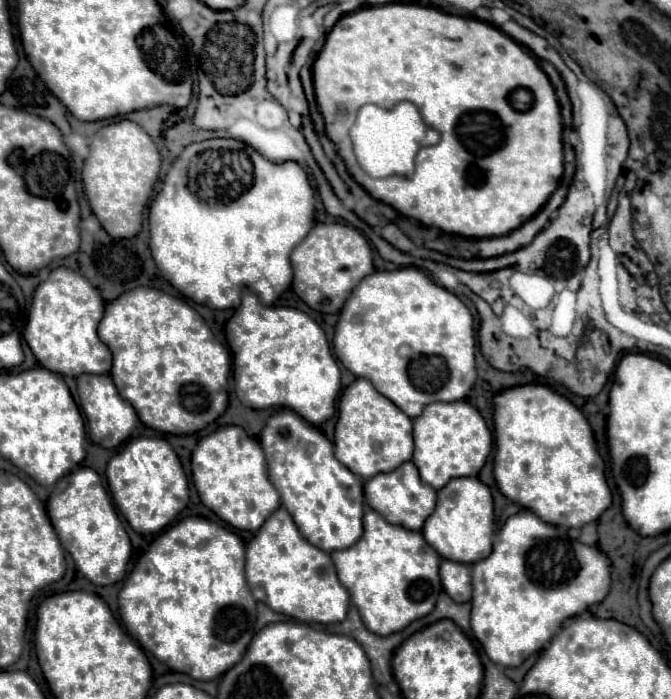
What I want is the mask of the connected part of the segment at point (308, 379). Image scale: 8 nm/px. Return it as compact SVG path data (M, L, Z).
M243 292L241 306L225 324L225 336L233 352L235 394L245 406L255 410L276 406L291 408L311 424L321 424L335 414L335 402L341 392L341 372L331 354L325 332L305 312L285 306L265 306L253 292Z

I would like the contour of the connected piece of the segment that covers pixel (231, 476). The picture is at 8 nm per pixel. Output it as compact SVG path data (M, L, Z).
M223 426L201 438L191 454L191 474L201 502L237 530L255 532L279 508L279 494L267 478L263 450L239 426Z

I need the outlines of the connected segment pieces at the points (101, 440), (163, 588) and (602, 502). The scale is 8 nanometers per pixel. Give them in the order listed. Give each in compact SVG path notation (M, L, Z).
M81 374L77 378L77 396L95 444L103 448L117 448L121 442L127 440L133 426L137 424L137 414L133 406L127 404L119 396L119 392L115 392L115 384L109 374Z
M187 516L163 530L137 560L119 592L119 616L129 634L157 660L195 680L215 680L237 664L255 634L257 604L245 580L245 544L229 528L201 516Z
M521 384L497 392L493 398L493 408L493 476L505 498L535 512L543 522L561 528L581 528L591 524L611 506L611 492L607 490L605 482L603 458L597 452L587 418L575 404L545 384Z

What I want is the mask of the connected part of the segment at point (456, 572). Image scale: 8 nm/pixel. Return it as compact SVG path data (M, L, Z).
M441 560L439 576L445 592L455 602L467 602L471 600L471 576L469 568L465 564L453 562L453 560Z

